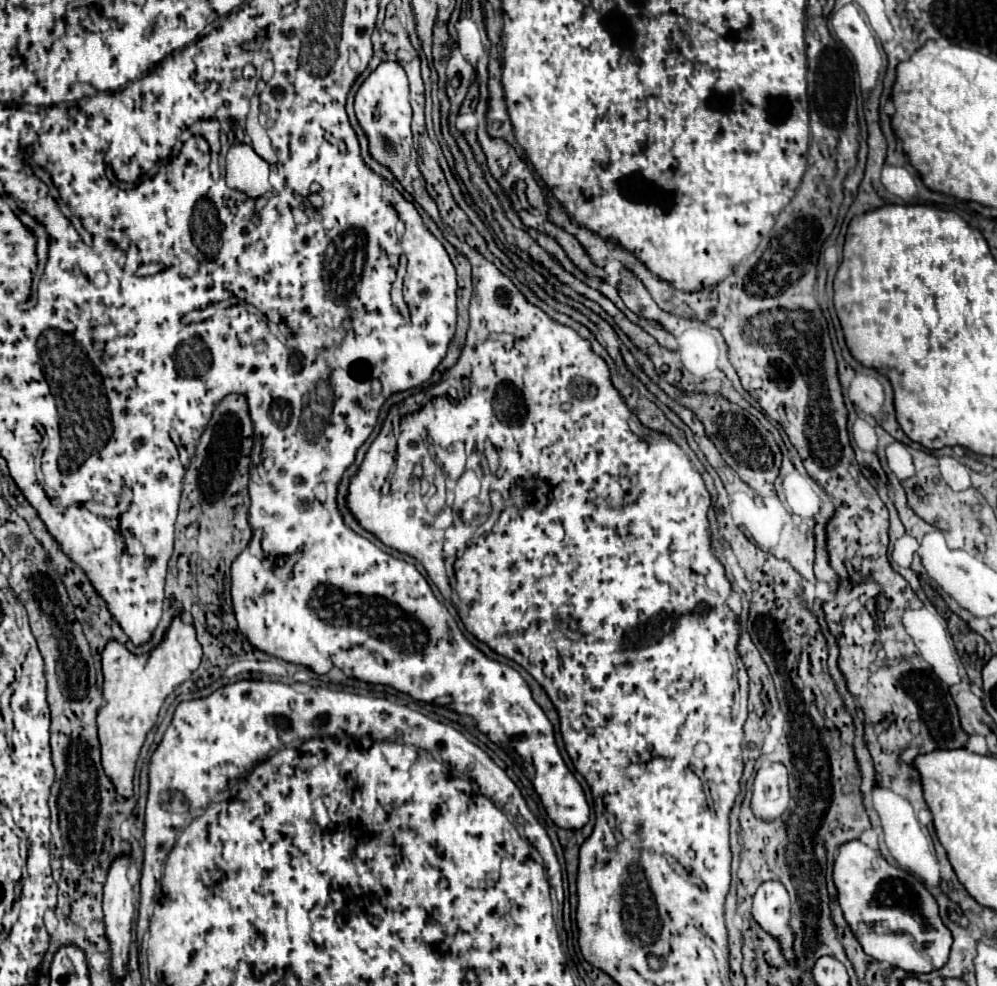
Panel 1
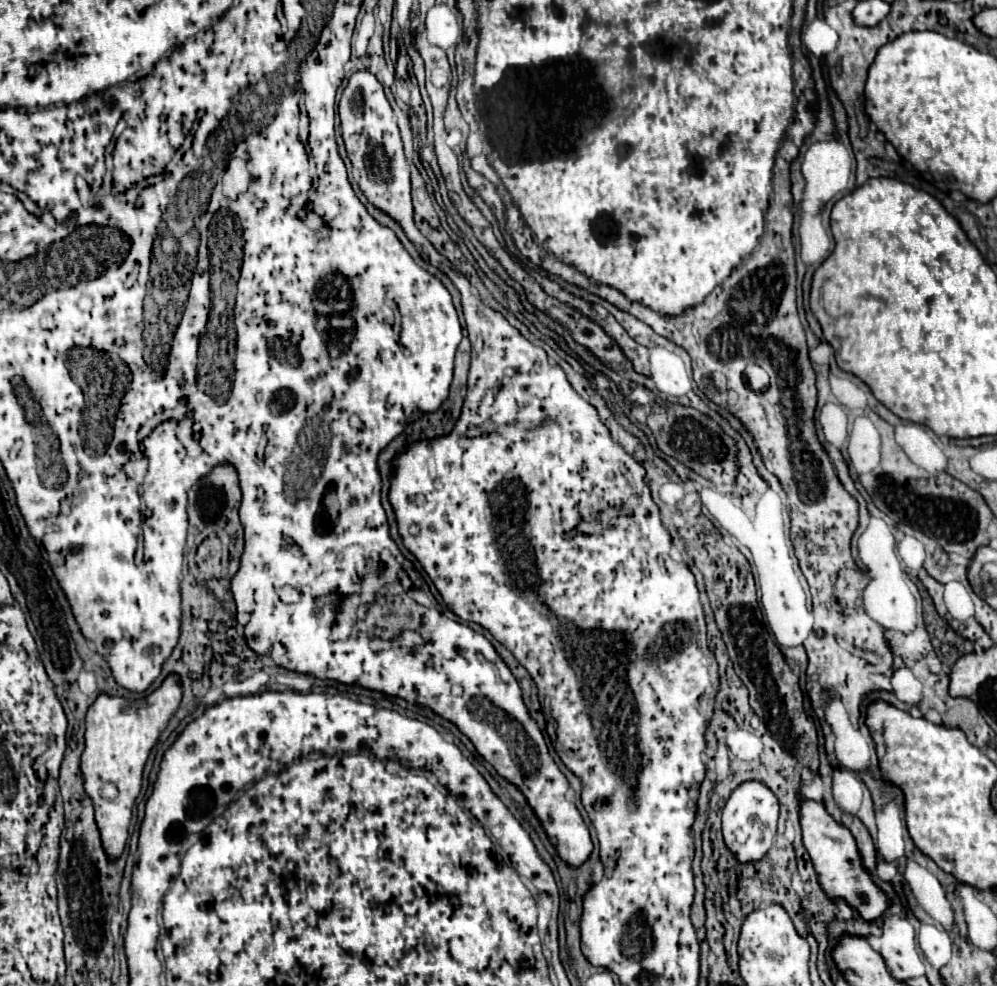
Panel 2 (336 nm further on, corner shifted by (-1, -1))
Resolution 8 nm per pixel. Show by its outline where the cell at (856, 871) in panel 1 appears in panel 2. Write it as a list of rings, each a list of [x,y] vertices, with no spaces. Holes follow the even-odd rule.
[[[802,799],[800,803],[800,823],[802,823],[802,835],[804,835],[804,847],[810,853],[812,865],[818,875],[818,883],[822,891],[828,895],[828,899],[836,905],[846,903],[852,907],[864,921],[876,921],[882,917],[882,913],[892,905],[888,895],[872,881],[872,875],[862,865],[862,855],[856,845],[854,835],[840,823],[836,823],[822,803]]]

